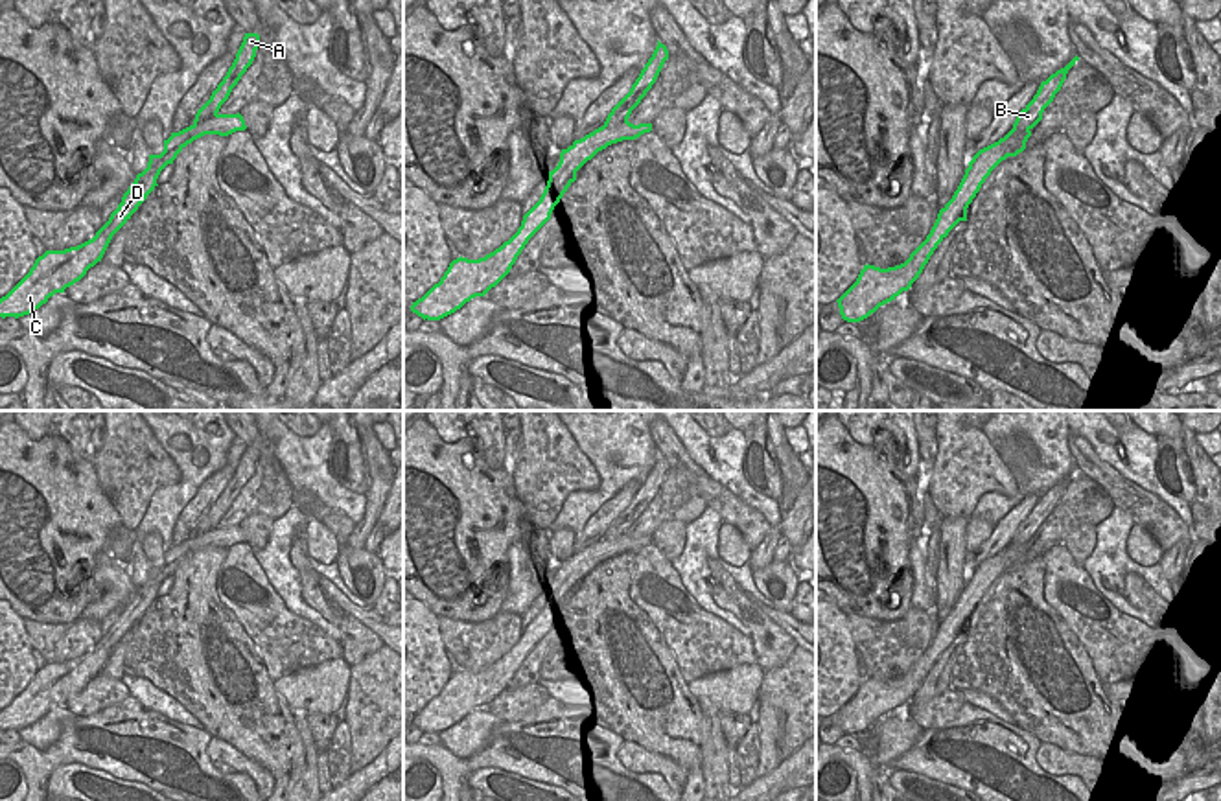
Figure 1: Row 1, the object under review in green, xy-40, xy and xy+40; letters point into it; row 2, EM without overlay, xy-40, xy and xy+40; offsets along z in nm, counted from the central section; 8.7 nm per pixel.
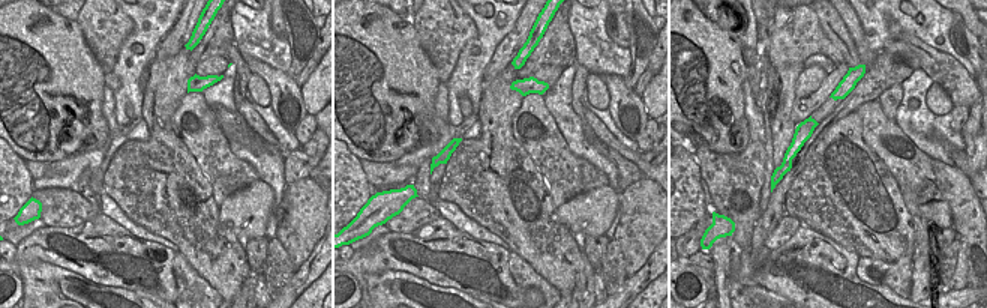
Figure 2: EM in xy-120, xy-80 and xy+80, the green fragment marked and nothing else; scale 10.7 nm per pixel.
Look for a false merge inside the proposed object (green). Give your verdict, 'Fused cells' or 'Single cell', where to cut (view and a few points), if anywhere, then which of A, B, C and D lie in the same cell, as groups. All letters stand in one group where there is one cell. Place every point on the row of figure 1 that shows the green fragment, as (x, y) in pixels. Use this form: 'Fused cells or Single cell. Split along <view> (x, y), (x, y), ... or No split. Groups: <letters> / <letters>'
Fused cells. Split along xy-40 (218, 115), (194, 124). Groups: A B / C D

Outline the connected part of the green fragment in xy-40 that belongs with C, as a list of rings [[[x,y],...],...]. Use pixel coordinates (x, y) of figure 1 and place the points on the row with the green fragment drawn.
[[[217,114],[206,122],[193,123],[164,140],[160,155],[149,155],[147,168],[136,175],[123,193],[122,203],[96,236],[77,247],[46,250],[39,256],[29,273],[0,298],[0,317],[24,317],[39,309],[55,293],[79,282],[90,267],[101,261],[112,236],[131,219],[147,195],[158,186],[160,171],[173,164],[177,155],[193,140],[204,134],[228,136],[245,131],[245,120],[238,114]]]

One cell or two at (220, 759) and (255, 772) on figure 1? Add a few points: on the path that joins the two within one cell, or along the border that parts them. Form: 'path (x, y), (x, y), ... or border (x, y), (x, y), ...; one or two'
path (229, 761), (245, 765); one

